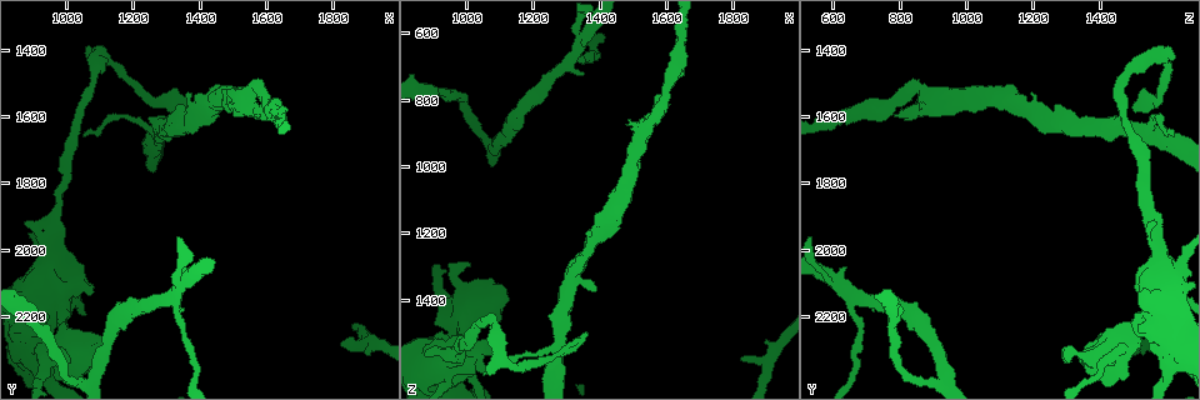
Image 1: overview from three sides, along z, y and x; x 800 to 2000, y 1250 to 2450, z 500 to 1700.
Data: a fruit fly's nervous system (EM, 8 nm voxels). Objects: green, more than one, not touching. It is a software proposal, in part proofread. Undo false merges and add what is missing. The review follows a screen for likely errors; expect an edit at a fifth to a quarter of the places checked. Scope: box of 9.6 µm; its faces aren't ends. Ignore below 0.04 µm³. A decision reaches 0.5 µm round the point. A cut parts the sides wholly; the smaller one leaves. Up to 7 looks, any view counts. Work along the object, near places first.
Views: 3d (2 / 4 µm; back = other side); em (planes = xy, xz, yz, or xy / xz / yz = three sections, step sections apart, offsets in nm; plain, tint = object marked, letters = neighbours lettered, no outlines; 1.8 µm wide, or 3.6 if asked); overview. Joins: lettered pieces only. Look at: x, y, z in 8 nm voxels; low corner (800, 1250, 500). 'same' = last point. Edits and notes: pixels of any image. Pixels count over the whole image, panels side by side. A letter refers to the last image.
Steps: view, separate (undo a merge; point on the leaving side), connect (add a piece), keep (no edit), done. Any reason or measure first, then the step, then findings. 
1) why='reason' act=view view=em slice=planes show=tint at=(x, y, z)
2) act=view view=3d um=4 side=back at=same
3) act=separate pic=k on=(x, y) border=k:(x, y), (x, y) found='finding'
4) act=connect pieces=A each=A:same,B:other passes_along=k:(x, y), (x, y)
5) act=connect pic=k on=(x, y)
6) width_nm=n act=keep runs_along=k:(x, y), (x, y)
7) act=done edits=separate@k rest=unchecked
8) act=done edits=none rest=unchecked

act=view view=em slice=planes show=letters at=(1020, 2150, 1640)

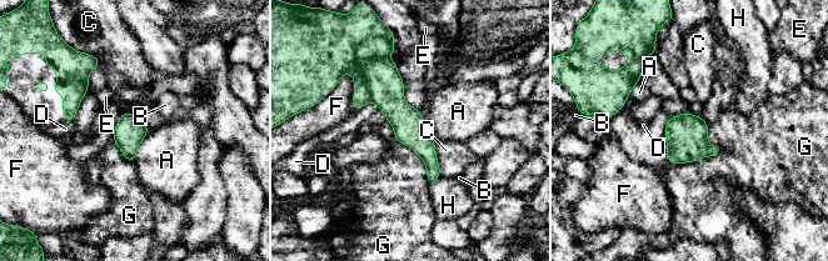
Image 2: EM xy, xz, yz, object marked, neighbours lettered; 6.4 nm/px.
act=separate pic=2 on=(385, 85) each=A:other,B:other,C:other,D:other,E:other,F:other,G:other,H:other border=2:(355, 64), (365, 81), (372, 100) found='two neurons meet here'

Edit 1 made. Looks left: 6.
why='see it whole again' act=view view=overview

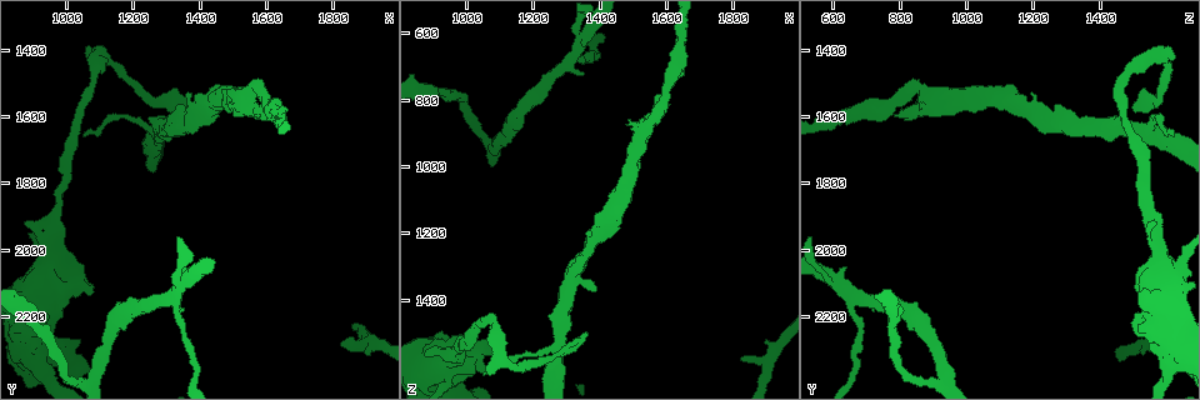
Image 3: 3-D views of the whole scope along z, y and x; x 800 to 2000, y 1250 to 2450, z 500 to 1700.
why='free end' act=view view=em slice=yz step=8 show=plain at=(1830, 2280, 1580)

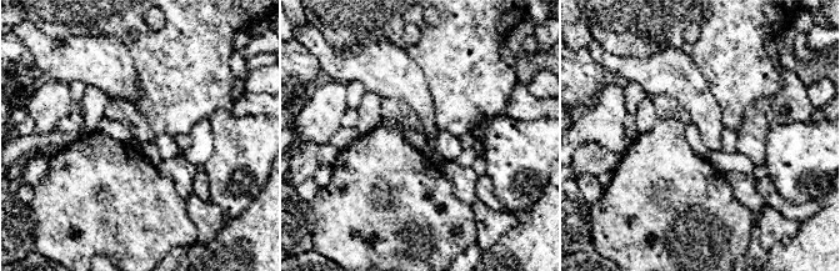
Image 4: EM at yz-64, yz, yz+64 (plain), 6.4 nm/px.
act=view view=em slice=yz step=8 show=letters at=same

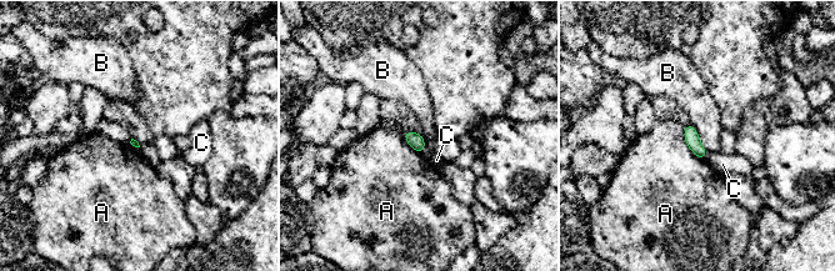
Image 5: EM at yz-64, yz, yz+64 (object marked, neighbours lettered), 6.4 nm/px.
longest_contact=A:260nm act=keep each=A:other,B:other,C:other border=5:(691, 123), (701, 145), (708, 151) found='none of them fits'

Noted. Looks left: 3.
why='tapers out' act=view view=em slice=yz step=16 show=tint at=(1370, 1560, 1510)

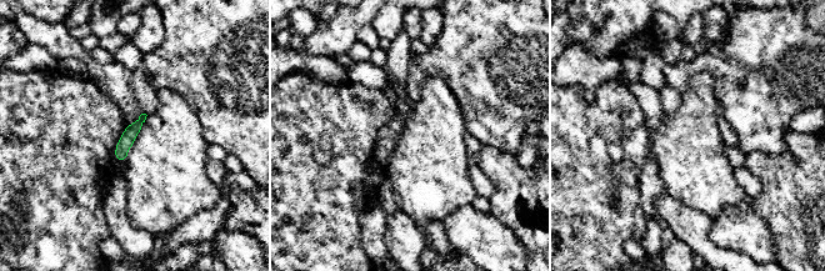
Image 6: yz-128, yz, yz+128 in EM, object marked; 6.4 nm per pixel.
act=view view=em slice=planes show=letters at=same

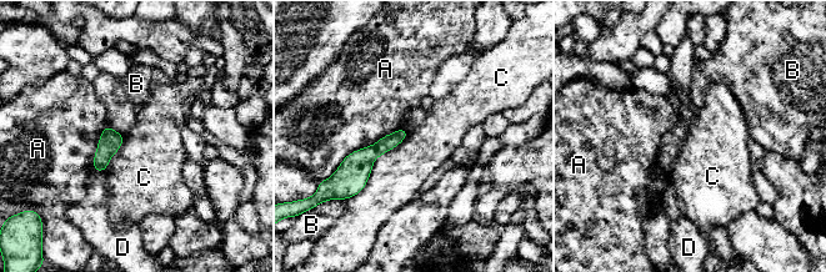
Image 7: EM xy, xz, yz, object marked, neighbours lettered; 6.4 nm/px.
act=keep each=A:other,B:other,C:other,D:other border=7:(409, 134), (350, 199) found='no lettered piece goes on from it'

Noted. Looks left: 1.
act=done edits=separate@2 rest=unchecked

